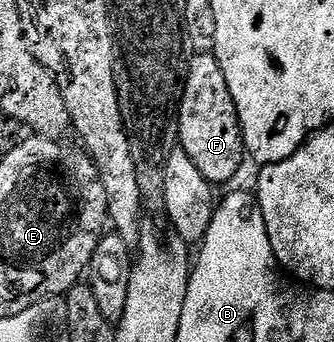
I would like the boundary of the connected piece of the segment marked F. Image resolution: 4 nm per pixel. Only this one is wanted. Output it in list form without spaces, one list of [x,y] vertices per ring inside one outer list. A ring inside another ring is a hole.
[[[206,55],[193,63],[197,66],[197,77],[188,82],[188,96],[182,96],[180,101],[179,112],[175,117],[175,133],[177,129],[178,135],[185,137],[180,139],[179,145],[186,149],[195,167],[208,182],[220,187],[240,171],[241,160],[246,160],[245,140],[241,138],[236,105],[216,60]]]

